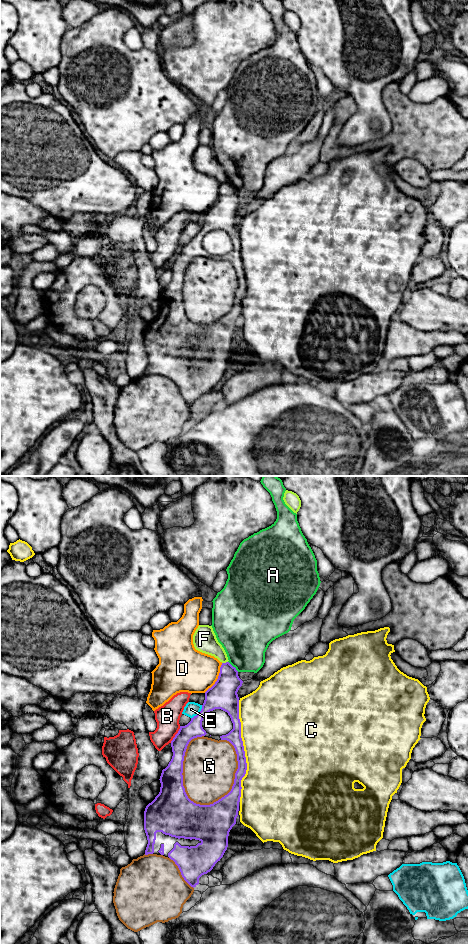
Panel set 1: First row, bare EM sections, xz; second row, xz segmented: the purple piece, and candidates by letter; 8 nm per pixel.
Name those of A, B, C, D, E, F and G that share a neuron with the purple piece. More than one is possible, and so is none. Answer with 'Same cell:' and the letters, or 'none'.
Same cell: none

